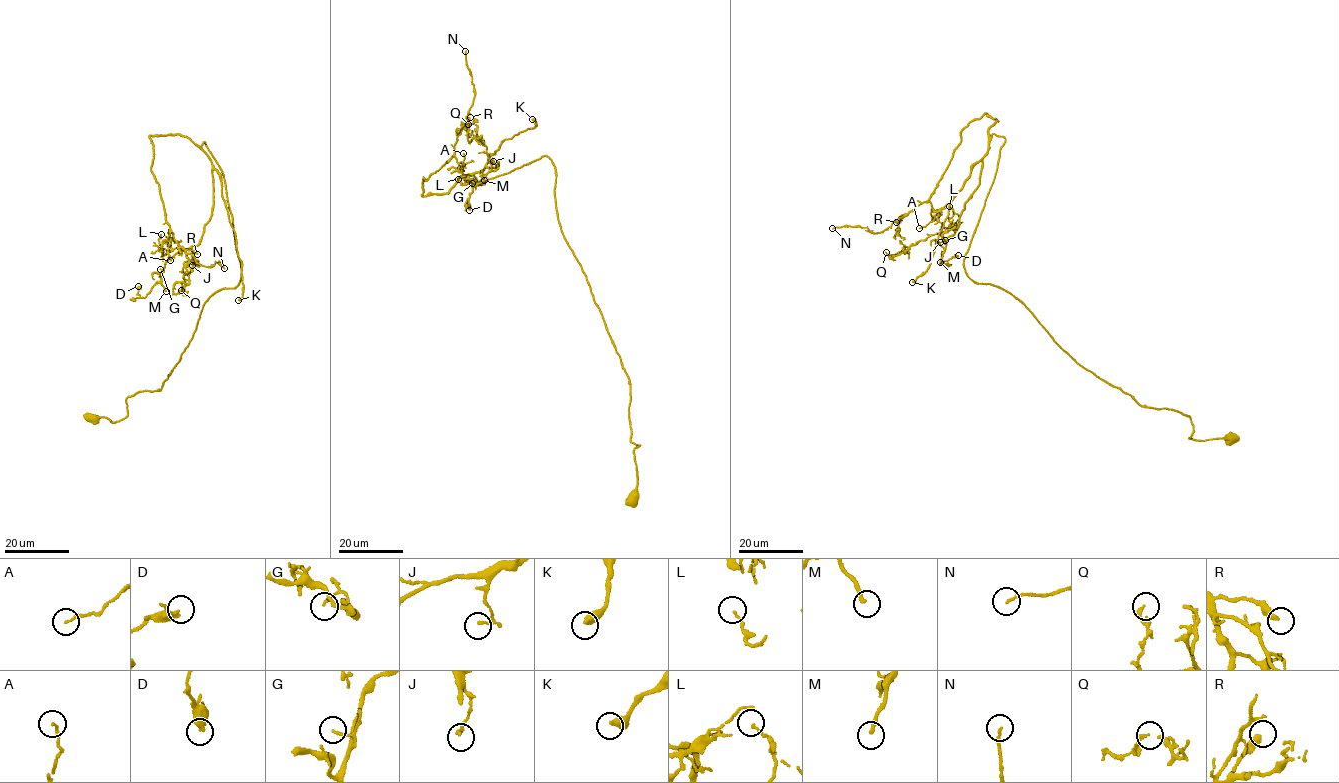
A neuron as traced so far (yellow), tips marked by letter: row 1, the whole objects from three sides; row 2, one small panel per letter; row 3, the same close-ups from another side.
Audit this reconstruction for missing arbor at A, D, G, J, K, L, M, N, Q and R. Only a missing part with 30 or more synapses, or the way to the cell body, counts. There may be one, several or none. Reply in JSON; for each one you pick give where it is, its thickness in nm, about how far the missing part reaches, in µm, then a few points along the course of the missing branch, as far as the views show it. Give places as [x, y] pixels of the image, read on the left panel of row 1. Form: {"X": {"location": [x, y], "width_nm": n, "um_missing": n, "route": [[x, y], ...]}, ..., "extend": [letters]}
{"K": {"location": [238, 300], "width_nm": 480, "um_missing": 50, "route": [[238, 300], [234, 308], [218, 315], [195, 311], [178, 284], [173, 259], [176, 249], [168, 237]]}, "extend": ["K"]}

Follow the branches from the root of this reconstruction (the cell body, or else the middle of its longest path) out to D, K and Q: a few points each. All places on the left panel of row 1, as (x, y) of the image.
D: (91, 415), (160, 391), (239, 281), (204, 141), (201, 240), (138, 286)
K: (91, 415), (115, 423), (126, 398), (160, 391), (205, 302), (239, 281), (204, 141), (238, 300)
Q: (91, 415), (115, 423), (126, 398), (160, 391), (205, 302), (239, 281), (204, 141), (212, 208), (181, 290)

